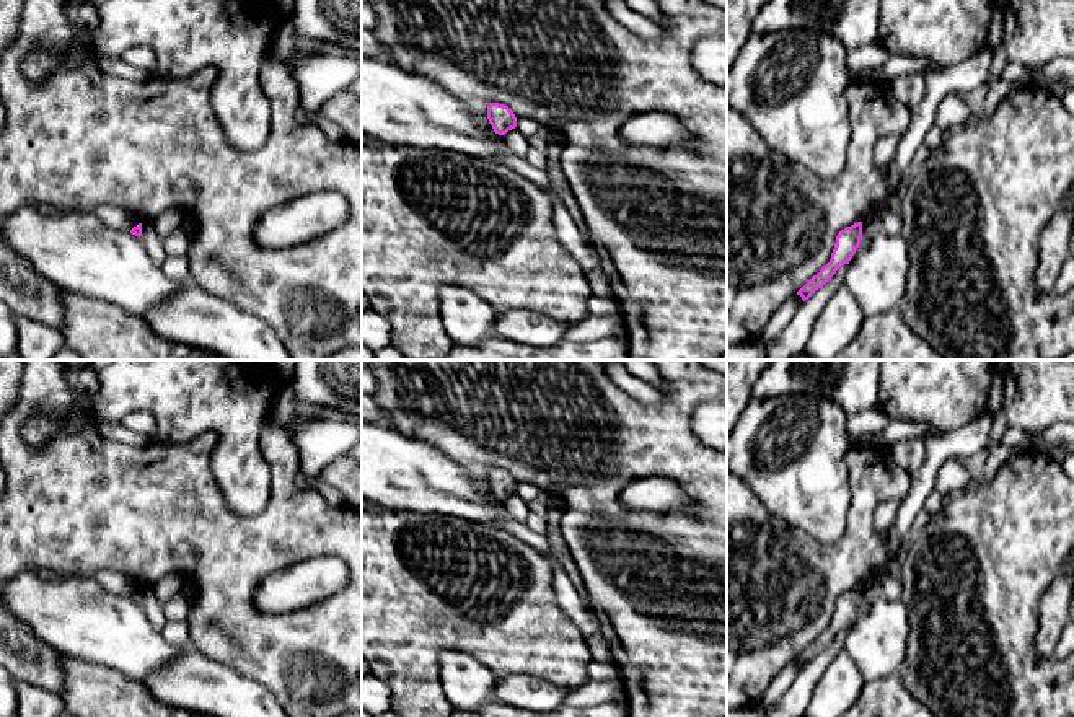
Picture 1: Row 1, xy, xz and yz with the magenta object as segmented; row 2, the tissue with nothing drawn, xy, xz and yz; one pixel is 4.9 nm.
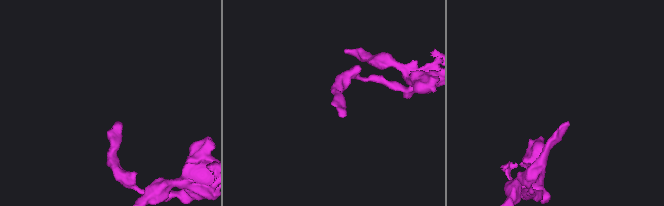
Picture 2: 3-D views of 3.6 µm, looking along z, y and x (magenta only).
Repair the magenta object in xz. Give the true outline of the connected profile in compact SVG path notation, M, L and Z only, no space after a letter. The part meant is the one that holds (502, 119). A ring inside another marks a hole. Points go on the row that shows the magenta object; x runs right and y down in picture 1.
M491 103L487 106L487 119L494 132L505 135L508 130L517 127L517 117L508 106Z

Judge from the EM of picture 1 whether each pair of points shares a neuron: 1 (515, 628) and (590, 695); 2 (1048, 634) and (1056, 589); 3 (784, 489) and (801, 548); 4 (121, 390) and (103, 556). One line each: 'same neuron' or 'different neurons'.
1: different neurons
2: same neuron
3: different neurons
4: different neurons

